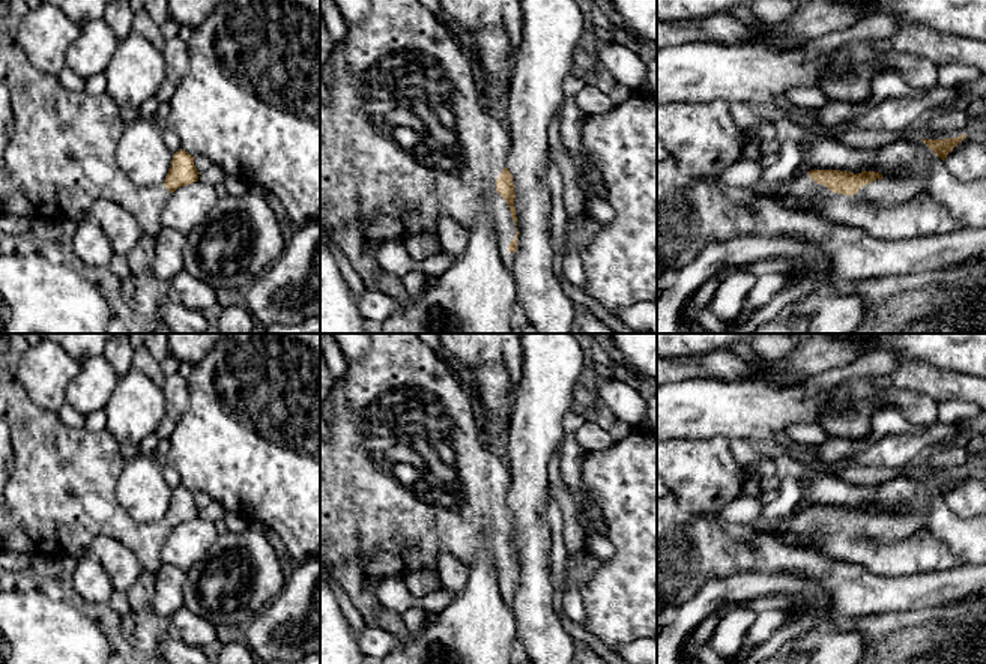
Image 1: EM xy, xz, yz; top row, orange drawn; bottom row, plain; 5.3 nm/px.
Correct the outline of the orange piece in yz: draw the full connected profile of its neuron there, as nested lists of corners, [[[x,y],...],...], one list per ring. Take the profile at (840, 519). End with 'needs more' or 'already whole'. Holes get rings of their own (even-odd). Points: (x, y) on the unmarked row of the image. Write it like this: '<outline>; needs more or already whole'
[[[840,506],[798,508],[780,526],[782,541],[794,548],[800,548],[813,536],[831,529],[851,532],[878,544],[894,544],[905,539],[914,527],[911,523],[884,515],[876,508],[854,511]]]; needs more

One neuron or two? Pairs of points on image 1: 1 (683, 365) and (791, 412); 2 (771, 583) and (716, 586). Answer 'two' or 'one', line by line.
1: two
2: one

